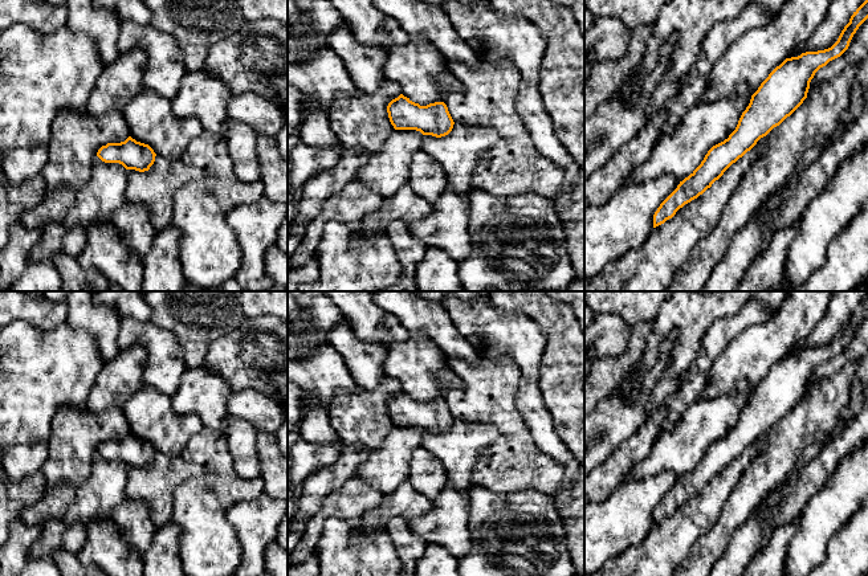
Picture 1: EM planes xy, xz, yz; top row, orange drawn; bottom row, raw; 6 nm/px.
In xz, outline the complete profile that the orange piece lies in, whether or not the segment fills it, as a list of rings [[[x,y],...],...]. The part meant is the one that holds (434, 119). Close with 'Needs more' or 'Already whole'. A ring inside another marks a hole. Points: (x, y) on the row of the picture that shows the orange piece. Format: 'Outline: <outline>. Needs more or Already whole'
Outline: [[[403,94],[388,103],[387,113],[395,130],[416,130],[436,138],[448,135],[455,124],[444,102],[420,106]]]. Already whole

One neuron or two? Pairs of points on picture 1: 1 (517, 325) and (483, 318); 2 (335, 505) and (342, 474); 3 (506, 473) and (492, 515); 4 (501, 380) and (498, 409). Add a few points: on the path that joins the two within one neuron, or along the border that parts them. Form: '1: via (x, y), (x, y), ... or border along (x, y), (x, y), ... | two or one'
1: via (509, 325), (490, 325) | one
2: border along (355, 474), (334, 489), (324, 499), (318, 510) | two
3: border along (473, 482), (493, 490), (532, 489) | two
4: via (498, 387), (498, 403) | one

